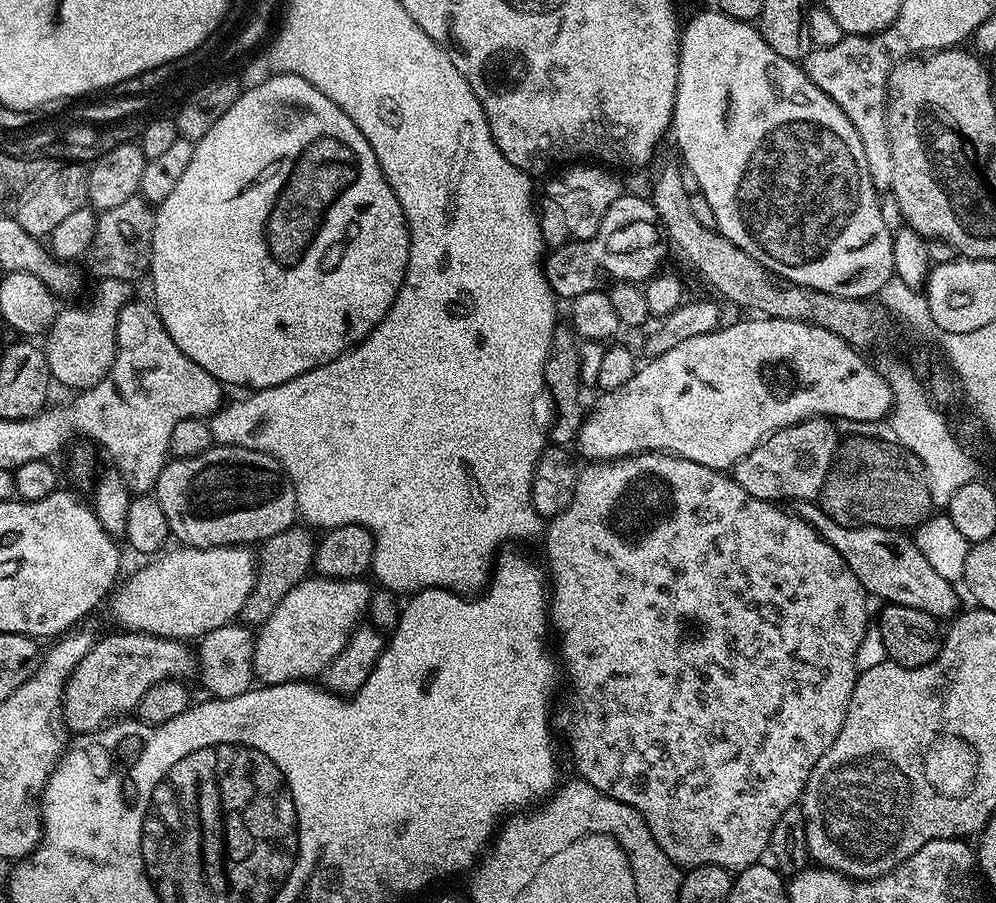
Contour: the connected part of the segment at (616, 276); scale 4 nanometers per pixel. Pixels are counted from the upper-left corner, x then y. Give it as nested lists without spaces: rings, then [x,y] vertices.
[[[621,194],[606,210],[606,218],[602,218],[598,234],[594,234],[588,240],[572,240],[563,244],[560,248],[551,249],[543,261],[544,276],[548,279],[548,285],[556,293],[561,301],[571,302],[577,296],[587,292],[599,292],[607,289],[613,282],[622,284],[640,284],[652,279],[659,269],[658,265],[664,255],[670,252],[670,244],[664,235],[664,229],[660,227],[656,211],[651,199],[640,196],[628,196]]]

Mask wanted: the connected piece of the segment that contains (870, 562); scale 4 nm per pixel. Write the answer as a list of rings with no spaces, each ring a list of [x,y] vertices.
[[[797,501],[794,512],[838,551],[850,566],[850,570],[854,570],[854,578],[858,578],[869,597],[877,596],[884,604],[910,606],[937,618],[952,618],[957,615],[961,607],[960,600],[956,597],[957,585],[949,577],[935,570],[907,533],[899,529],[872,525],[836,523],[815,501]]]

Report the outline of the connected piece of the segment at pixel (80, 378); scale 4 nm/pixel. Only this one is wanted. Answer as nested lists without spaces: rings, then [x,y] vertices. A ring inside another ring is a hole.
[[[106,278],[105,280],[100,280],[97,285],[97,288],[92,292],[92,297],[88,300],[88,304],[72,304],[69,308],[61,307],[57,311],[52,327],[46,332],[48,341],[43,341],[42,344],[44,357],[52,371],[53,381],[57,385],[65,384],[68,388],[76,388],[72,390],[93,388],[95,384],[102,382],[102,378],[106,378],[106,374],[116,357],[118,347],[116,343],[118,314],[122,314],[125,303],[133,299],[133,285],[127,280]]]

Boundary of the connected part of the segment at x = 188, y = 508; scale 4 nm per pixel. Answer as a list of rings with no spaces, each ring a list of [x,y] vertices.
[[[221,444],[207,448],[202,454],[192,456],[188,460],[172,458],[165,463],[164,469],[158,474],[158,482],[154,489],[156,501],[162,506],[162,514],[166,514],[166,522],[168,523],[169,533],[173,537],[176,536],[181,545],[190,548],[217,548],[223,544],[243,544],[245,546],[259,545],[266,538],[270,538],[274,534],[282,534],[282,530],[293,527],[298,520],[298,509],[296,506],[296,491],[292,485],[292,481],[288,479],[288,475],[284,473],[284,467],[276,461],[273,456],[267,456],[264,452],[255,452],[249,448],[235,448],[229,444]]]

